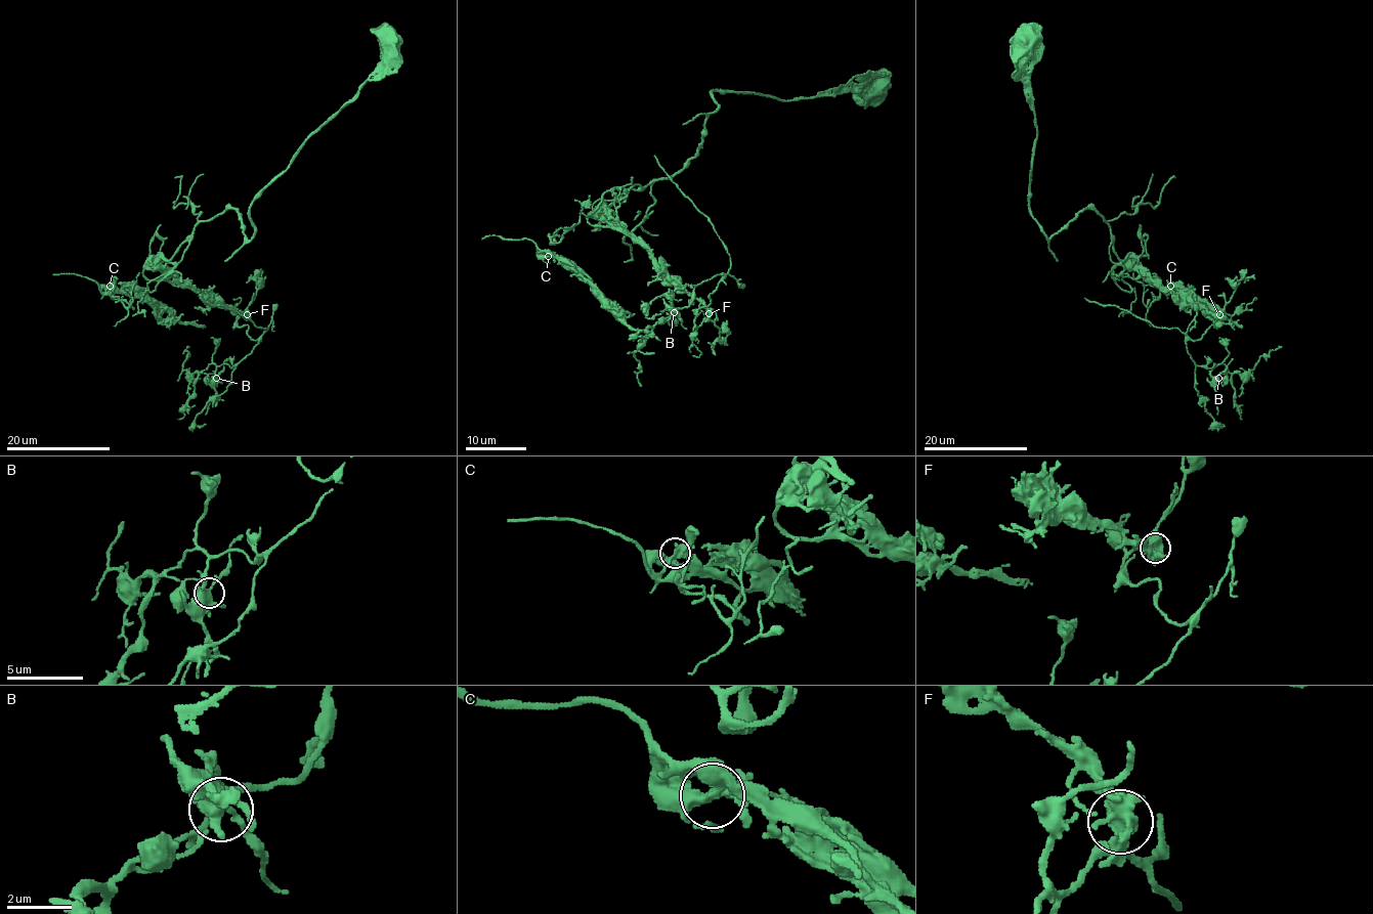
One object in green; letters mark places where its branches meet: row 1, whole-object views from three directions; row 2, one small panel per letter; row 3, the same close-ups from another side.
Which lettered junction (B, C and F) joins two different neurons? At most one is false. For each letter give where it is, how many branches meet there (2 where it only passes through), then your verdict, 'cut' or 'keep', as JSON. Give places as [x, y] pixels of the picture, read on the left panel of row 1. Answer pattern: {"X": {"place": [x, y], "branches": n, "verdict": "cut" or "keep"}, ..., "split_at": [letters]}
{"B": {"place": [216, 378], "branches": 4, "verdict": "keep"}, "C": {"place": [110, 286], "branches": 4, "verdict": "keep"}, "F": {"place": [247, 314], "branches": 5, "verdict": "keep"}, "split_at": []}

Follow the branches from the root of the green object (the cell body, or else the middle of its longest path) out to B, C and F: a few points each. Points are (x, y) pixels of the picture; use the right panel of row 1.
B: (1026, 39), (1032, 218), (1047, 240), (1091, 208), (1120, 259), (1215, 313), (1186, 350), (1218, 378)
C: (1026, 39), (1032, 218), (1047, 240), (1091, 208), (1146, 305), (1170, 286)
F: (1026, 39), (1037, 130), (1030, 213), (1042, 233), (1047, 240), (1091, 208), (1120, 259), (1219, 315)

